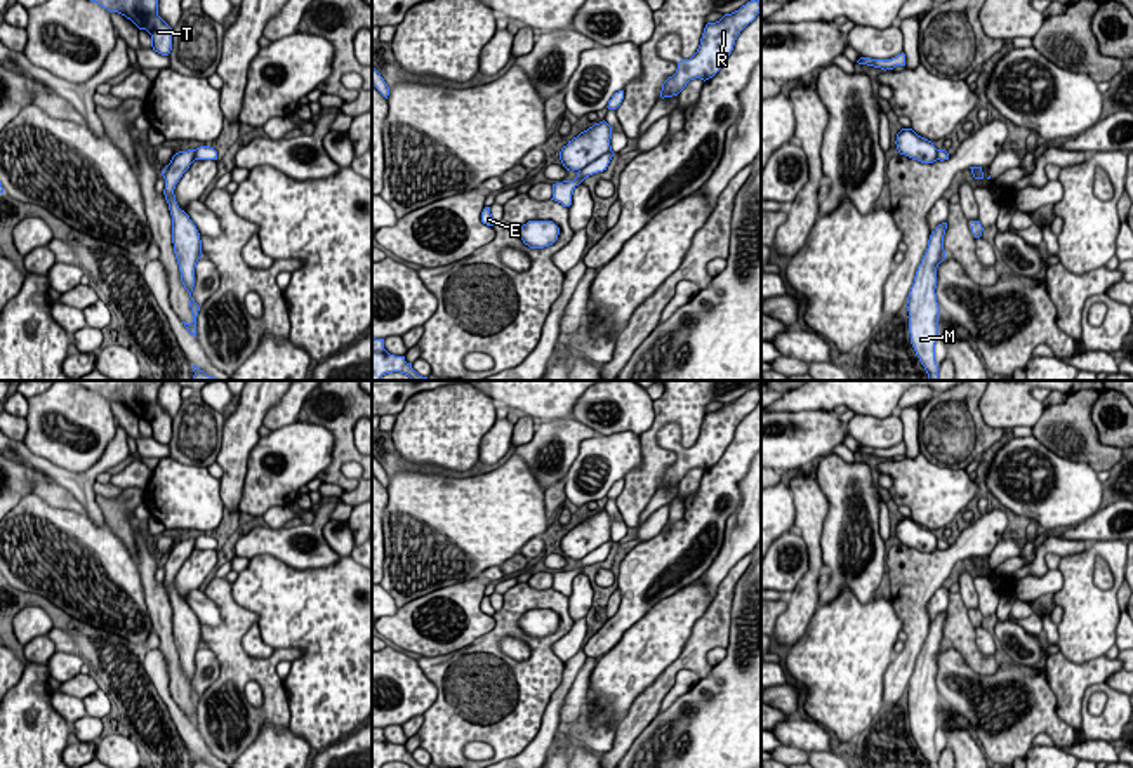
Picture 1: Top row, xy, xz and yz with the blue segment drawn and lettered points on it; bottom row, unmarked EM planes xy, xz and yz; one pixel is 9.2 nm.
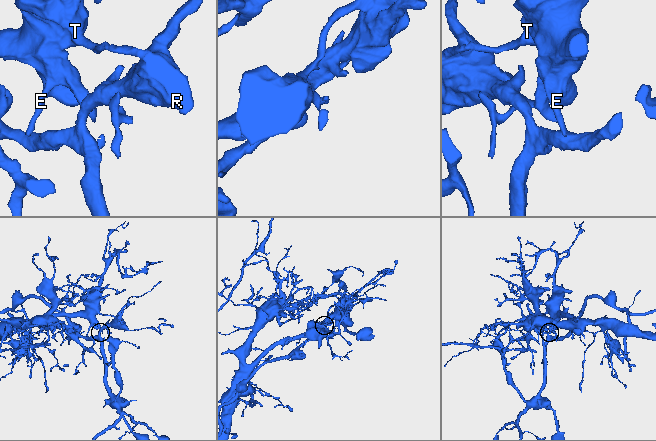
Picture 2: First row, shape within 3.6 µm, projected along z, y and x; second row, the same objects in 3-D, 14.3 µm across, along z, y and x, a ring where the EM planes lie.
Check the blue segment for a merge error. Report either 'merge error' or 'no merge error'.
merge error

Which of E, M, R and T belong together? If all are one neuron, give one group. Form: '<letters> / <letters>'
E T / M R

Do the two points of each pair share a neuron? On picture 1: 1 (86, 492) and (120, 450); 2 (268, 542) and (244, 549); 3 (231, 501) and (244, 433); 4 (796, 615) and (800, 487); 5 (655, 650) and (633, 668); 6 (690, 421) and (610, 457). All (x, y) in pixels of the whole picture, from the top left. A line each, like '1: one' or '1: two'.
1: one
2: one
3: one
4: one
5: one
6: two

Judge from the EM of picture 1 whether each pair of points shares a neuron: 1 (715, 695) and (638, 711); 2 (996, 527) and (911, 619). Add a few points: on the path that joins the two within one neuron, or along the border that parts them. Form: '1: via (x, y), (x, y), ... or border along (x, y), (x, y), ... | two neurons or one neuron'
1: border along (657, 713), (631, 744) | two neurons
2: via (968, 544), (949, 556), (914, 591) | one neuron

